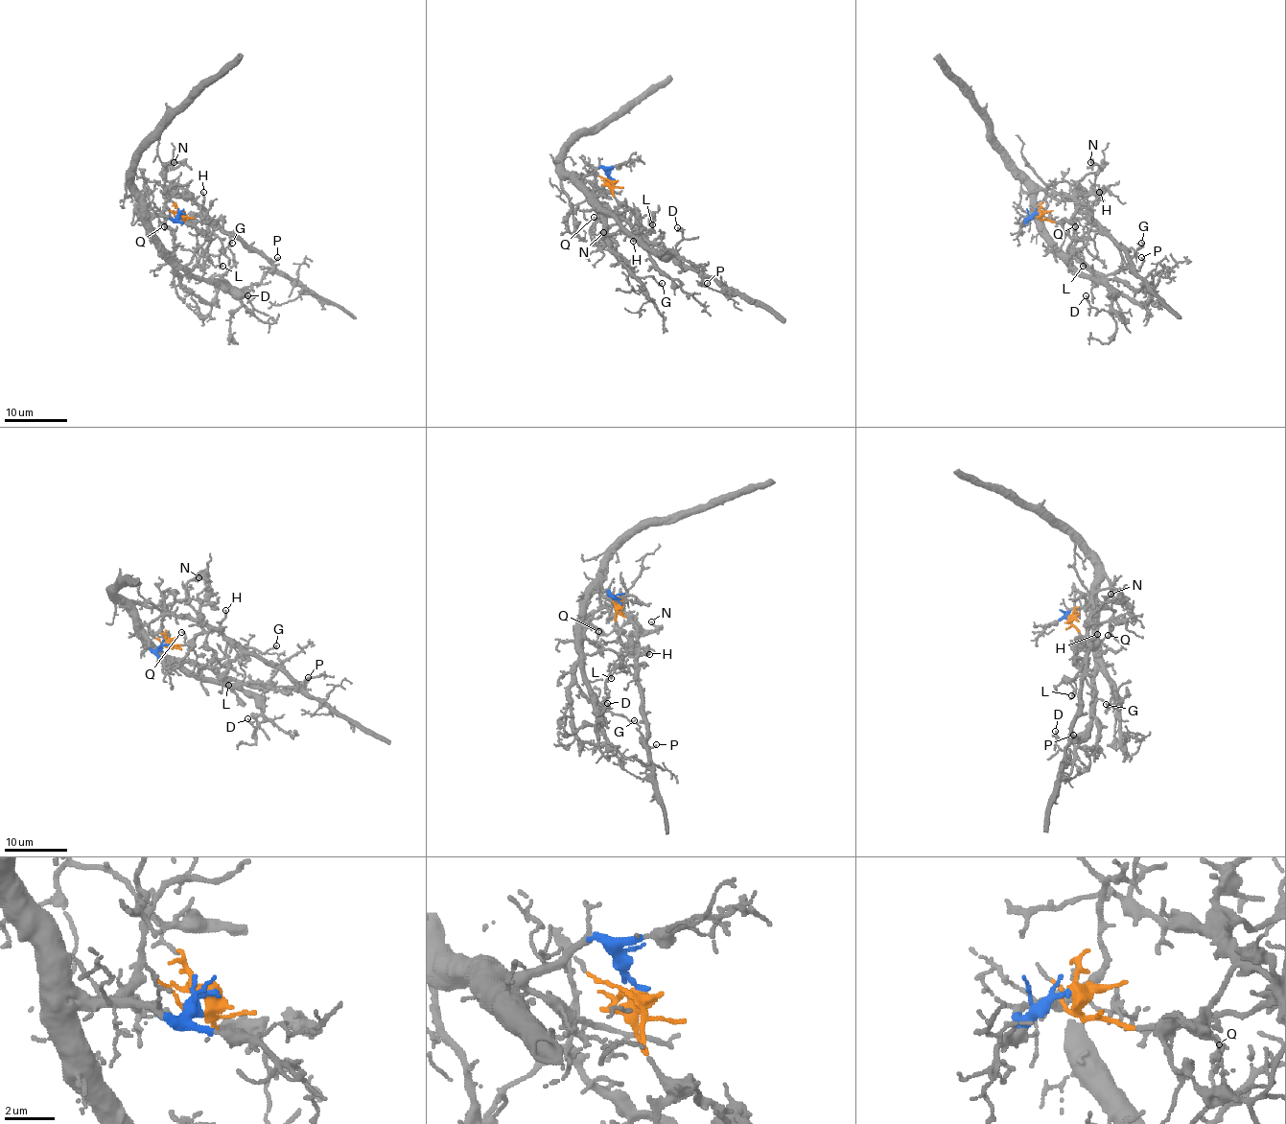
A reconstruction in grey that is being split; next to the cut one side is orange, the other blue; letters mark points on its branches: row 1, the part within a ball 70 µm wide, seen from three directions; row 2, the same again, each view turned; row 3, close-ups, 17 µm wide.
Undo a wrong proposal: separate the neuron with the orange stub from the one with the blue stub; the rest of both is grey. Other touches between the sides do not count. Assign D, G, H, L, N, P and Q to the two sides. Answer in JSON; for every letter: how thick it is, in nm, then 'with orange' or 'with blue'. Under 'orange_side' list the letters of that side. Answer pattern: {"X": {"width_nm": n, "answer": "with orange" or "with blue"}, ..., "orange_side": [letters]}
{"D": {"width_nm": 60, "answer": "with blue"}, "G": {"width_nm": 120, "answer": "with blue"}, "H": {"width_nm": 110, "answer": "with orange"}, "L": {"width_nm": 120, "answer": "with orange"}, "N": {"width_nm": 110, "answer": "with orange"}, "P": {"width_nm": 120, "answer": "with orange"}, "Q": {"width_nm": 150, "answer": "with blue"}, "orange_side": ["H", "L", "N", "P"]}

